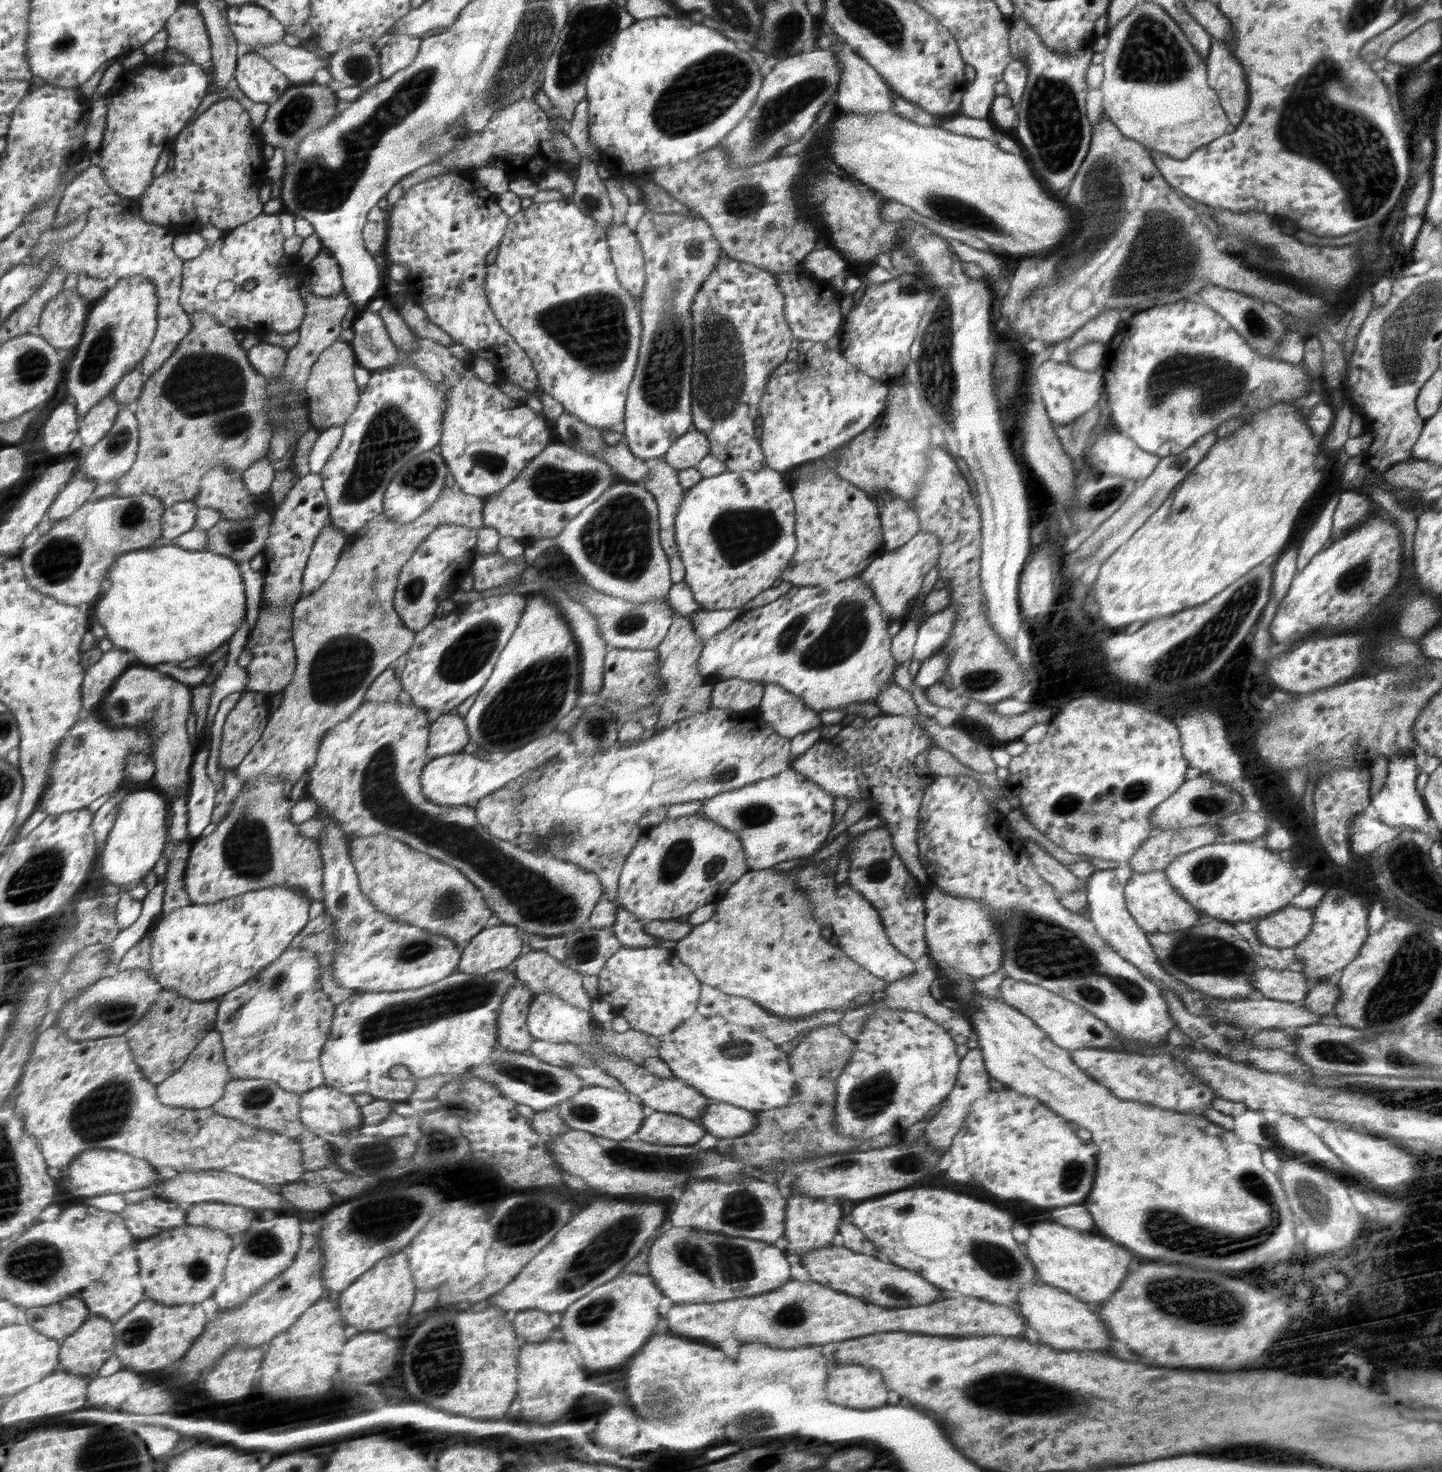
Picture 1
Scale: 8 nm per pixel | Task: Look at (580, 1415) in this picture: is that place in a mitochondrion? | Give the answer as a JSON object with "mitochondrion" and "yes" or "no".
{"mitochondrion":"no"}

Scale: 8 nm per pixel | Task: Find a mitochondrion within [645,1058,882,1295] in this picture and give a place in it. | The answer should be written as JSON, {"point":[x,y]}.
{"point":[727,1262]}

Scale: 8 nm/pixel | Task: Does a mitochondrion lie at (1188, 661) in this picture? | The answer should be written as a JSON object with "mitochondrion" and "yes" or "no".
{"mitochondrion":"yes"}

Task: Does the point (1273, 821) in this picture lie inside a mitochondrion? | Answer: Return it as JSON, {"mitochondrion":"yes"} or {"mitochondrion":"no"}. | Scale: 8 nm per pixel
{"mitochondrion":"no"}

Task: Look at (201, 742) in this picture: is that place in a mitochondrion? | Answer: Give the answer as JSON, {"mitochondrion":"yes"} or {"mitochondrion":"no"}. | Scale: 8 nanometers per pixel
{"mitochondrion":"no"}

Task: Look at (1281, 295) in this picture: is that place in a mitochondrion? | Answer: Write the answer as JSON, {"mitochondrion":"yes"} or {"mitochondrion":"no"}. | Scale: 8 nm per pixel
{"mitochondrion":"yes"}

